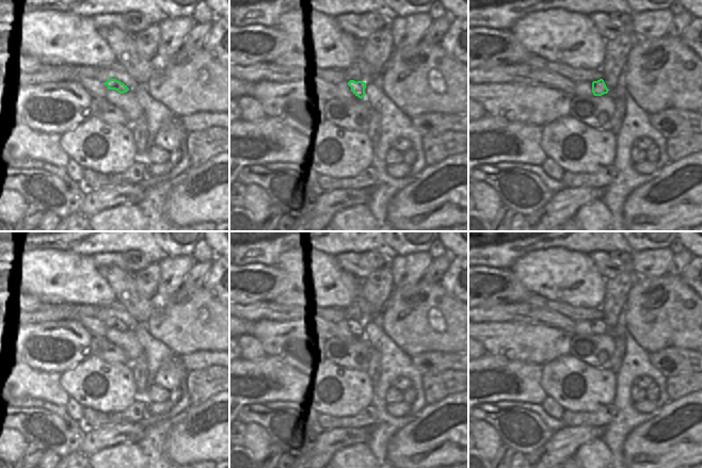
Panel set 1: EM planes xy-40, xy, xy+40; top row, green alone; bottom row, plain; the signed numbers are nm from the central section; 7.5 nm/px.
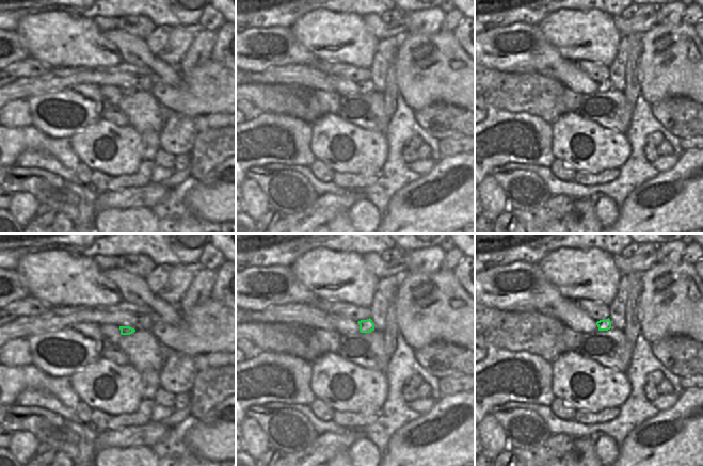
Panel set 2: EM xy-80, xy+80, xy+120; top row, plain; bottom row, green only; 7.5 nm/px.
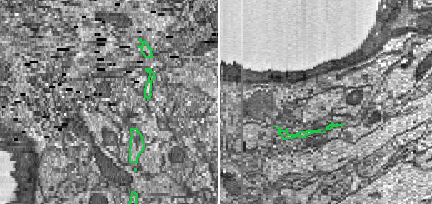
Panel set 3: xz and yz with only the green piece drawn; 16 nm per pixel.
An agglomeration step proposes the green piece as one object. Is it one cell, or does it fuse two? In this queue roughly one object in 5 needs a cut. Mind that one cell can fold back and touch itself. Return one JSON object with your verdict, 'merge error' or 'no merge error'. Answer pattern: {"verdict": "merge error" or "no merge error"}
{"verdict": "no merge error"}

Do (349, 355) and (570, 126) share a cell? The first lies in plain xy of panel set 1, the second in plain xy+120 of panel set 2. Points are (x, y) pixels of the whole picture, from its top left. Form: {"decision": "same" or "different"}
{"decision": "different"}

